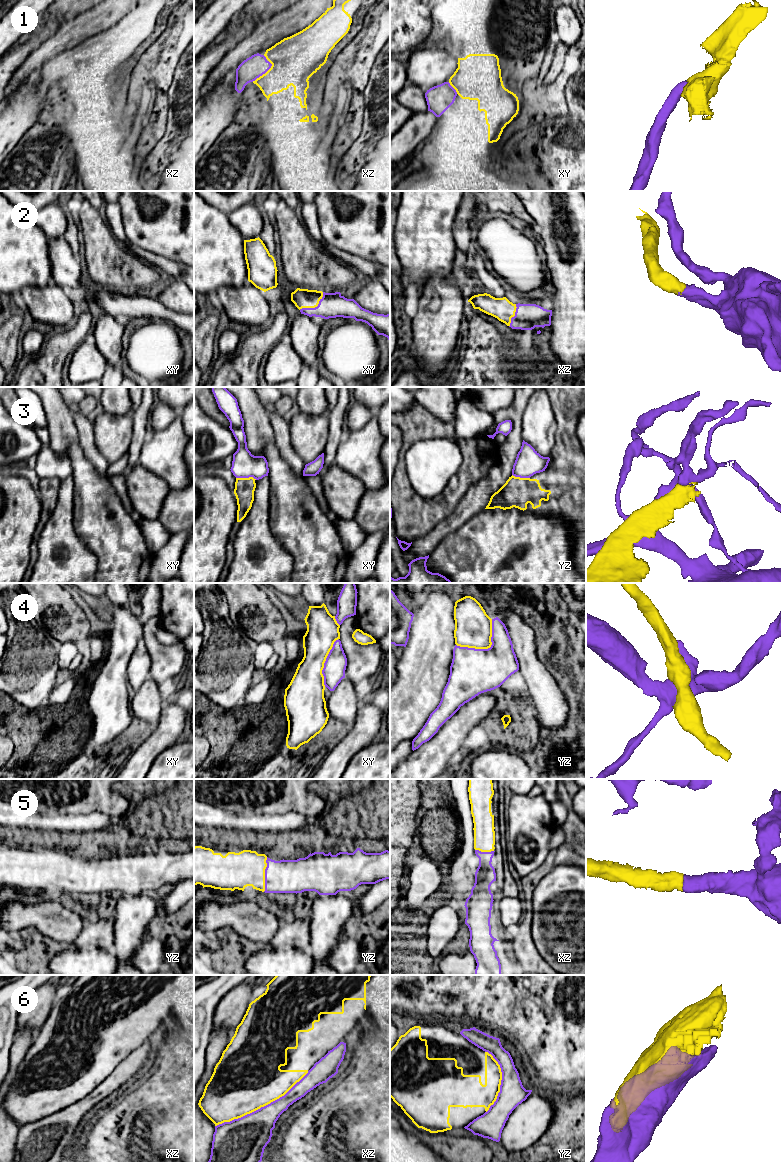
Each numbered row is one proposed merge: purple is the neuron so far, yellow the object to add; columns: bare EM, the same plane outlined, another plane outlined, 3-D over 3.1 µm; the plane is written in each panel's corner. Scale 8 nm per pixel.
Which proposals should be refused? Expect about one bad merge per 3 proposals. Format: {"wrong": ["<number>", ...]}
{"wrong": ["1", "3", "4", "6"]}

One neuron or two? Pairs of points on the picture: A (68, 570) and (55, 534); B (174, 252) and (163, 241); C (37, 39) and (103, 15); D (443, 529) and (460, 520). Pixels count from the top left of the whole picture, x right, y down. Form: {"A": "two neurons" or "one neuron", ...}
{"A": "one neuron", "B": "one neuron", "C": "two neurons", "D": "one neuron"}

